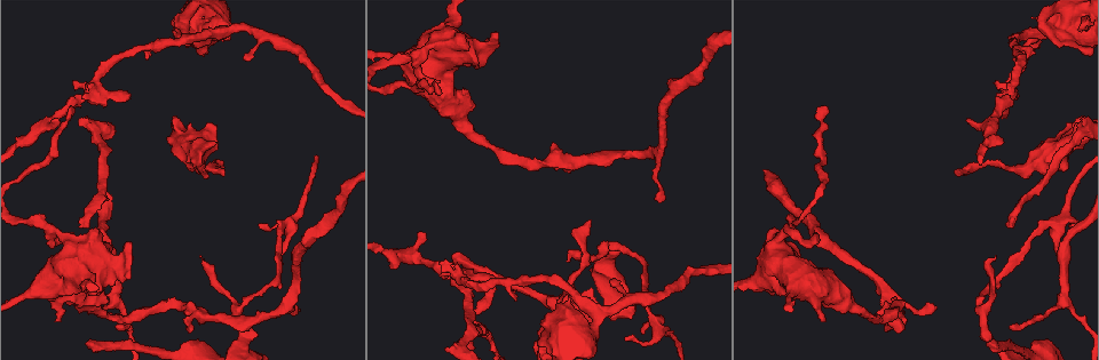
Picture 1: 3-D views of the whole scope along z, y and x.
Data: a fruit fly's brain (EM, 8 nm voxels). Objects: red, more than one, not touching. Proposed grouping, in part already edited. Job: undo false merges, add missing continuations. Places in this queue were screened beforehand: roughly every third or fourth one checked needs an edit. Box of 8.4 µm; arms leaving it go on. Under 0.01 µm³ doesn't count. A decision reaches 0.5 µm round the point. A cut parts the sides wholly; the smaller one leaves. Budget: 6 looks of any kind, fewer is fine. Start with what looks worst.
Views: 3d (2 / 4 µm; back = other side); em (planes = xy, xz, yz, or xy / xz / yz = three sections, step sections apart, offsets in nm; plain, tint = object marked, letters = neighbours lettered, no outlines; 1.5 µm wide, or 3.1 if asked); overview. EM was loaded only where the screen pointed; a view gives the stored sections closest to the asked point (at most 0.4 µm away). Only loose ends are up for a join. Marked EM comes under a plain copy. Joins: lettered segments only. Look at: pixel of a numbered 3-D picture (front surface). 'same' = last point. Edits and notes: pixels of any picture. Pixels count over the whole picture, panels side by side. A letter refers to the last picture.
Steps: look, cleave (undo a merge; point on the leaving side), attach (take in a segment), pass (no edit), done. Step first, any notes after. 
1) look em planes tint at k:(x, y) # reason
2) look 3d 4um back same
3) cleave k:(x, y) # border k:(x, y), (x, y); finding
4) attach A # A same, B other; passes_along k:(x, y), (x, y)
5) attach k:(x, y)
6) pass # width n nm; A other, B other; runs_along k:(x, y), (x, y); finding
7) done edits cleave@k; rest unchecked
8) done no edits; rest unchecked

look em yz step 4 tint at 1:(590, 220) # branch stops here

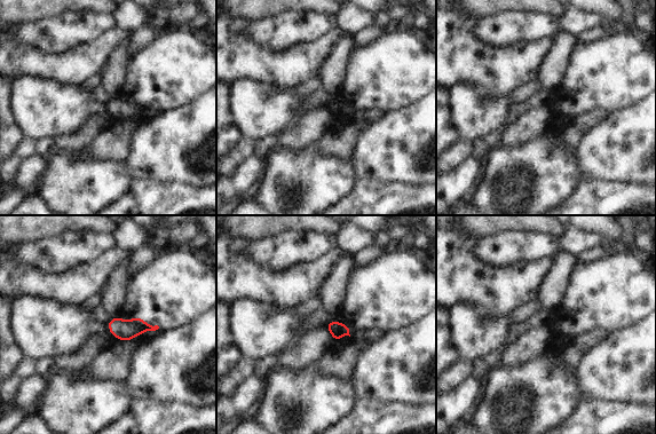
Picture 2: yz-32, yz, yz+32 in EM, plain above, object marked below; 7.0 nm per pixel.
look em planes letters same

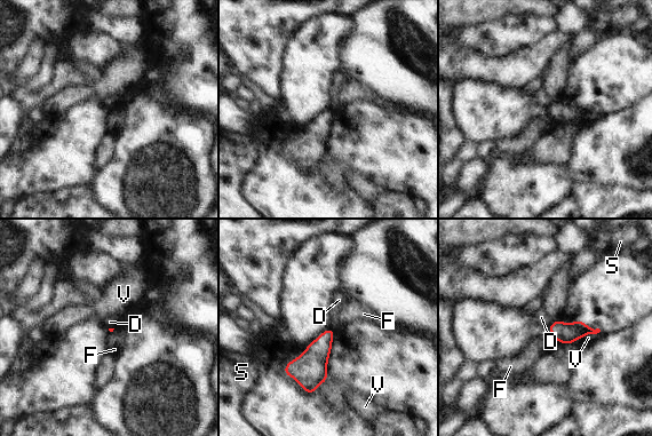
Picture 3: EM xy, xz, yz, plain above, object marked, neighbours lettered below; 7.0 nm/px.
pass # longest_contact V 160 nm; D other, F other, S other, V other; border 3:(554, 322), (548, 326); no lettered segment goes on from it

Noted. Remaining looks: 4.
look em planes tint at 1:(643, 333) # an open end

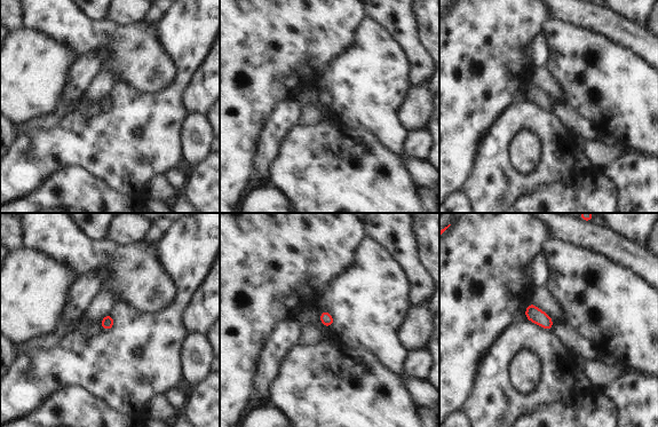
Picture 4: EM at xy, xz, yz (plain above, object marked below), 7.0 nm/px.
look em planes letters same

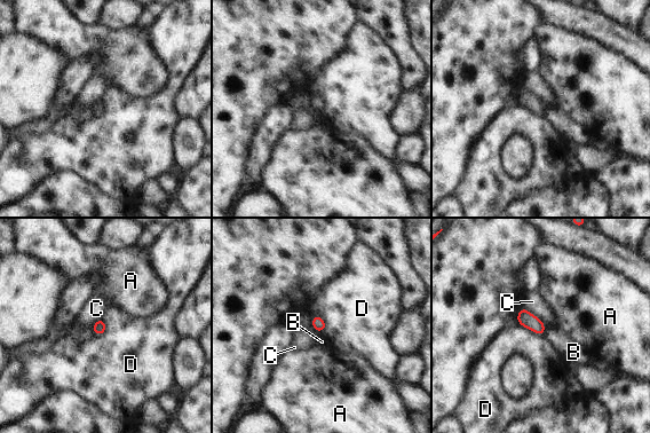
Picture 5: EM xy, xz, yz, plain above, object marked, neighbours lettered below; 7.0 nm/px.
pass # A other, B other, C other, D other; border 5:(546, 328), (544, 333); none of them fits

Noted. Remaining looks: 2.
look 3d 2um at 1:(657, 201) # free end

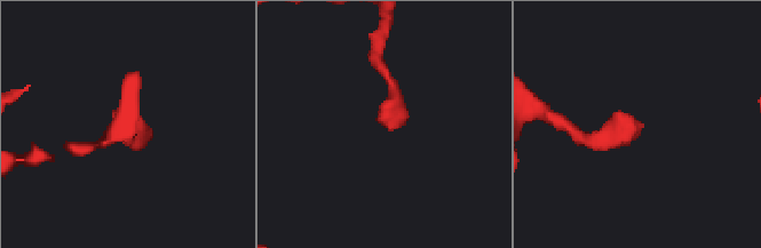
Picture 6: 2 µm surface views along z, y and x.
look em planes letters at 6:(643, 125)

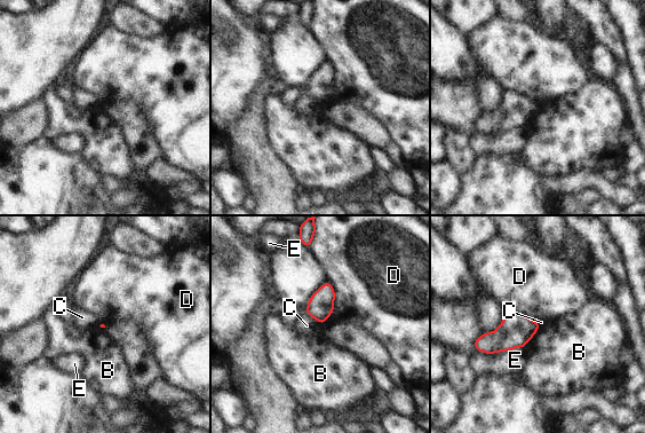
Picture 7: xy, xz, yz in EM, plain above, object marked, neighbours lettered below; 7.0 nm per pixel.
pass # B other, C other, D other, E other; border 7:(541, 324), (524, 347); no lettered segment goes on from it

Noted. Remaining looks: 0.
done no edits; rest unchecked

